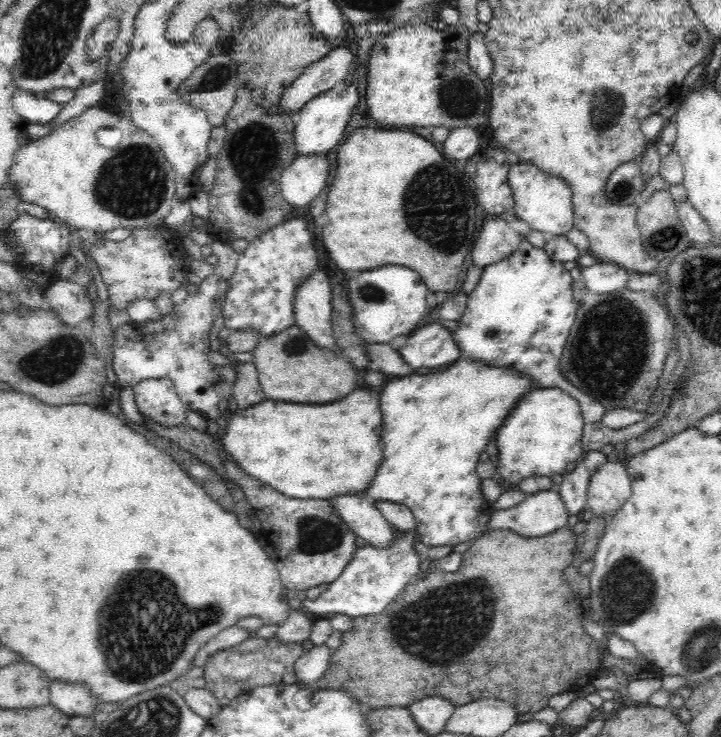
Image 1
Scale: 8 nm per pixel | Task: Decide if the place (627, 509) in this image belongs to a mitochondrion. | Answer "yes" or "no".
no

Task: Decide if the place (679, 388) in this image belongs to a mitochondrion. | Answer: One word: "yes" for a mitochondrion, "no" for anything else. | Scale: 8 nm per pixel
no

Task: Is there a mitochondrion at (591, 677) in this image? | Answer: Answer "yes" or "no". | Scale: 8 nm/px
no

